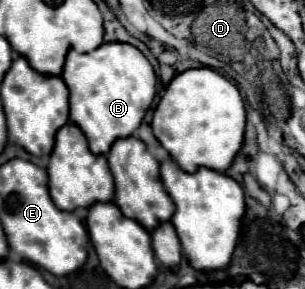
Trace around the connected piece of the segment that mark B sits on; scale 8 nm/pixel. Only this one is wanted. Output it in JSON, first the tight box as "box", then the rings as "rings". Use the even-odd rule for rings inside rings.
{"box":[61,42,157,154],"rings":[[[121,42],[101,44],[87,54],[71,50],[61,78],[69,88],[71,120],[81,126],[93,154],[107,154],[117,138],[131,136],[157,92],[157,76],[149,60],[135,46]]]}

